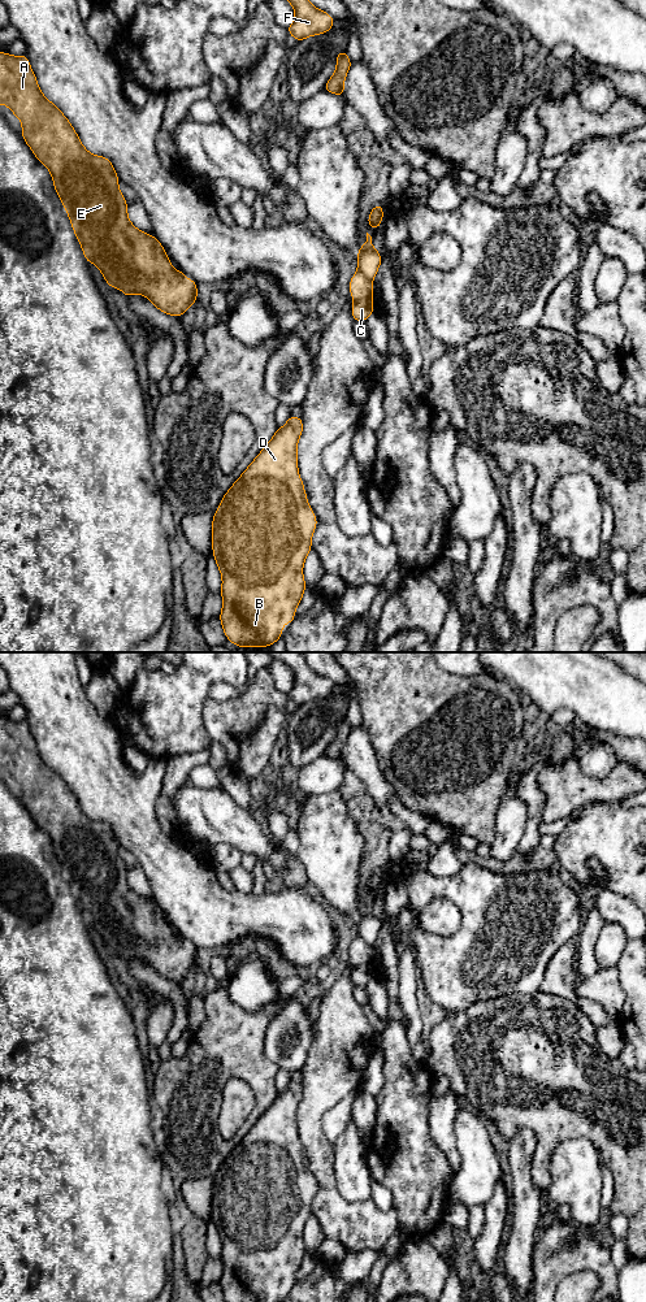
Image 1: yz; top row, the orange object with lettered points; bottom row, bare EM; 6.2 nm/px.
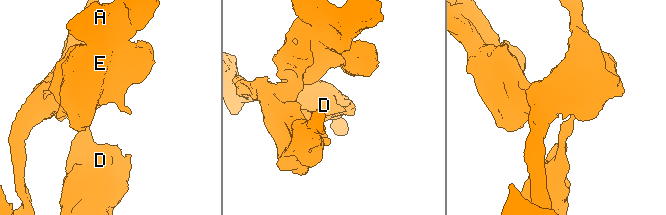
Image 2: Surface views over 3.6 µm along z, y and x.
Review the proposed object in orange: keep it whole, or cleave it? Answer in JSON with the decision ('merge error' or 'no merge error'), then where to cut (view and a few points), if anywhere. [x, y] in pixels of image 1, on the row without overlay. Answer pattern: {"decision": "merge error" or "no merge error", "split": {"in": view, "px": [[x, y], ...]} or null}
{"decision": "merge error", "split": {"in": "yz", "px": [[358, 934], [371, 946]]}}

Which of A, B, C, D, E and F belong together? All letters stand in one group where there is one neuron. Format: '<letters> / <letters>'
A E F / B C D

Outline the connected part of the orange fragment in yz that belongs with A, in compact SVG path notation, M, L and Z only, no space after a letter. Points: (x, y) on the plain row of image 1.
M0 717L0 769L5 769L22 790L21 802L38 826L45 830L53 845L53 852L68 876L71 893L87 928L95 929L109 952L117 952L127 964L140 959L155 972L169 981L182 981L198 964L198 949L172 932L162 910L157 903L138 895L129 885L127 868L118 854L118 841L109 824L90 819L81 808L77 797L64 778L40 756L36 742L26 720L10 721Z

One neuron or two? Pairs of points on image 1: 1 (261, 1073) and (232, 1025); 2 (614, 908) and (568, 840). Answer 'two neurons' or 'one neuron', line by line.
1: one neuron
2: two neurons

